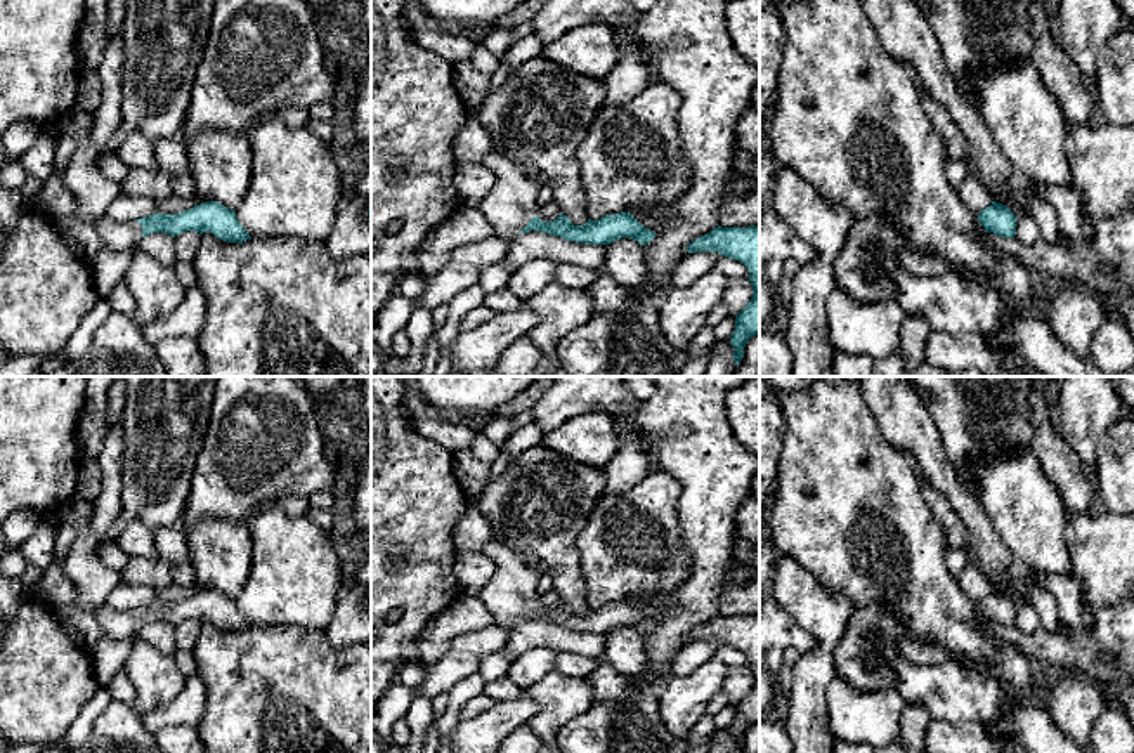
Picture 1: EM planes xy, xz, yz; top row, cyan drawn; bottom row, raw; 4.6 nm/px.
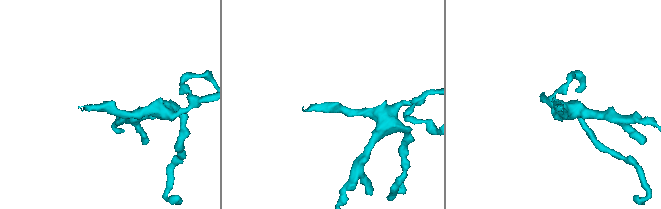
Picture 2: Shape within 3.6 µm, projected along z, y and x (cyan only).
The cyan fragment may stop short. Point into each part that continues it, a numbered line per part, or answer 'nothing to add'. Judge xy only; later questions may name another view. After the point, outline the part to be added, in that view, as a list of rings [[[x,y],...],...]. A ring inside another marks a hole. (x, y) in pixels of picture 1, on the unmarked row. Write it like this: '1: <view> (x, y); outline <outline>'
1: xy (118, 623); outline [[[102,604],[95,616],[106,637],[113,640],[127,640],[142,628],[142,614],[135,609],[113,609]]]

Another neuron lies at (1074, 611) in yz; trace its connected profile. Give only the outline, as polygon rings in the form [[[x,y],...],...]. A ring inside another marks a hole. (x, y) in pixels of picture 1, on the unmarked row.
[[[1039,571],[1037,583],[1053,593],[1061,625],[1075,630],[1091,630],[1094,609],[1089,607],[1082,583],[1077,578]]]

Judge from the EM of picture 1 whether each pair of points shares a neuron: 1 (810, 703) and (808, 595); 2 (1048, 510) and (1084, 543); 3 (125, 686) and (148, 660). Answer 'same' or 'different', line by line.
1: same
2: different
3: different

